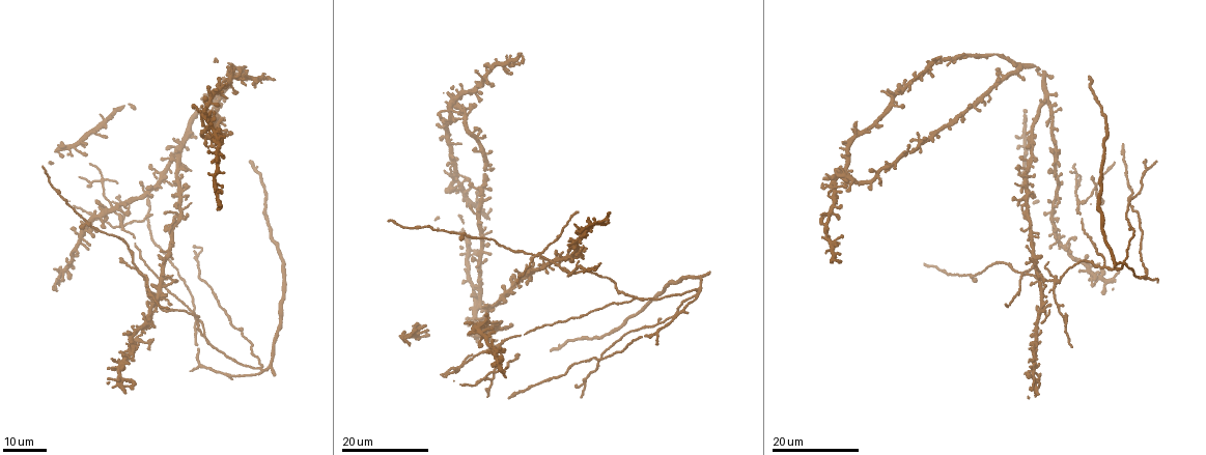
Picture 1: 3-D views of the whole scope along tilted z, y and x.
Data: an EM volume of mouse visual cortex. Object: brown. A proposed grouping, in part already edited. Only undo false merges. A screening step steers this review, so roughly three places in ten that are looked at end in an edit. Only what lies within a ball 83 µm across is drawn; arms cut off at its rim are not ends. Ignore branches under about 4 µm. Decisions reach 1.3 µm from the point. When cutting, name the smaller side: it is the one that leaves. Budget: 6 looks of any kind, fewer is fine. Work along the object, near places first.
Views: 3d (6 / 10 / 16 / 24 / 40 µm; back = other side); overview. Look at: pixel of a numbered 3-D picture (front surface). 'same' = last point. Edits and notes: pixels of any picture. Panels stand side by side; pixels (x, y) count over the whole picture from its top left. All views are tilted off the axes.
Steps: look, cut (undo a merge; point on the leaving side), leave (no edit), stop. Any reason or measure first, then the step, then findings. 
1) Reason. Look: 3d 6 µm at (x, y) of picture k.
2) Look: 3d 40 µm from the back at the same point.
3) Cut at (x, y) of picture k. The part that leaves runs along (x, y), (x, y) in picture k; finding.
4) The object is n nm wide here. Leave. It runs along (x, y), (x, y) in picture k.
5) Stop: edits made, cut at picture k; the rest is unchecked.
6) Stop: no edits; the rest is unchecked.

Three arms meet. Look: 3d 16 µm at (635, 298) of picture 1.

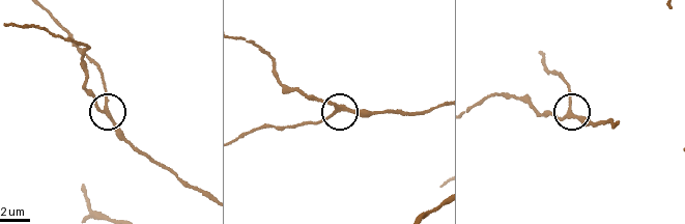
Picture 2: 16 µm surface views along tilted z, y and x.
Zoom in. Look: 3d 10 µm at (570, 111) of picture 2.

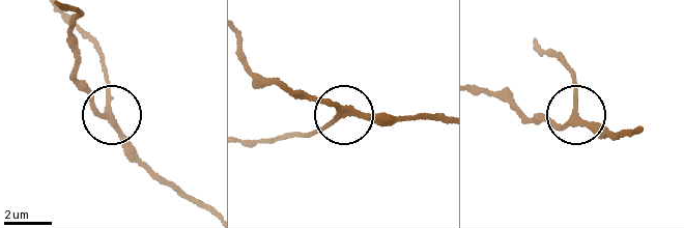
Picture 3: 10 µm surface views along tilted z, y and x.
Look: 3d 6 µm at (111, 109) of picture 3.

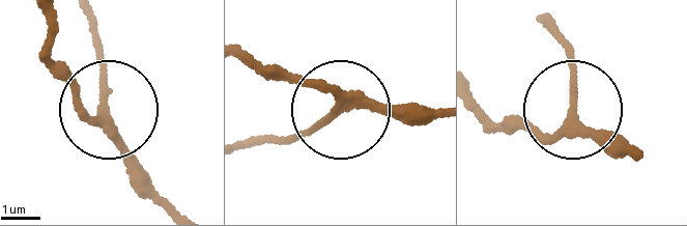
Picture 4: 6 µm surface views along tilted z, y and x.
3 arms meet here. Leave. It runs along (479, 113), (556, 130), (575, 95), (566, 45) in picture 4; one cell here.

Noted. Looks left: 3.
Three arms meet. Look: 3d 16 µm at (138, 269) of picture 1.

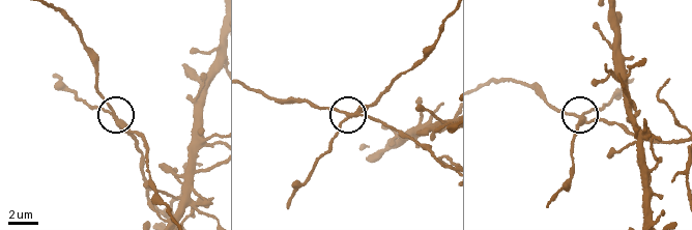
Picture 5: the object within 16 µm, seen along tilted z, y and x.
Look: 3d 10 µm at (114, 116) of picture 5.

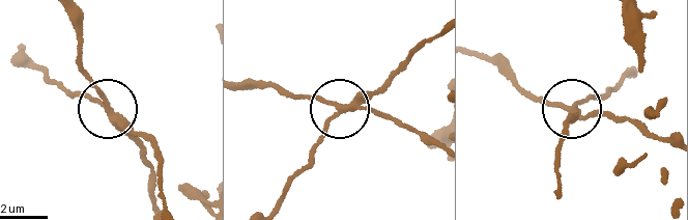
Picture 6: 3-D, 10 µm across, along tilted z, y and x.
Look: 3d 10 µm from the back at (336, 108) of picture 6.

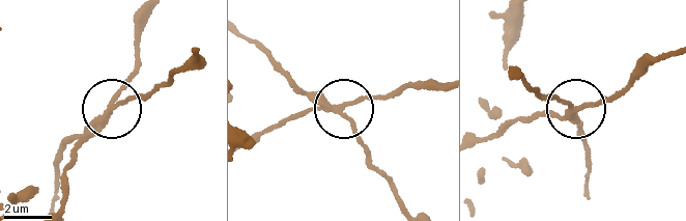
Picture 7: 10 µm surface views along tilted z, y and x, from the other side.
The object is 200 nm wide here. Cut at (301, 90) of picture 7. The part that leaves runs along (327, 108), (278, 72), (245, 37) in picture 7; a second cell is stuck on.

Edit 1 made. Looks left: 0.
Stop: edits made, cut at picture 7; the rest is unchecked.

